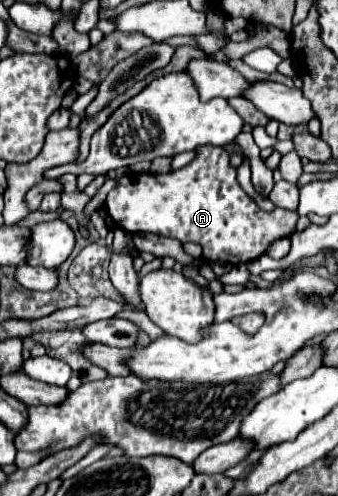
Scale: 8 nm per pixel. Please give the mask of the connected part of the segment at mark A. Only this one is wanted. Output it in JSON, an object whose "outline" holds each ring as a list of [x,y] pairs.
{"outline":[[[215,145],[197,147],[195,159],[179,171],[165,175],[121,175],[117,187],[113,187],[105,199],[105,211],[111,215],[115,225],[127,233],[149,231],[179,239],[181,243],[193,241],[203,247],[205,261],[225,261],[231,265],[257,259],[265,253],[271,241],[291,237],[297,223],[295,211],[275,209],[267,213],[259,209],[241,189],[237,169],[229,163],[229,151]]]}

